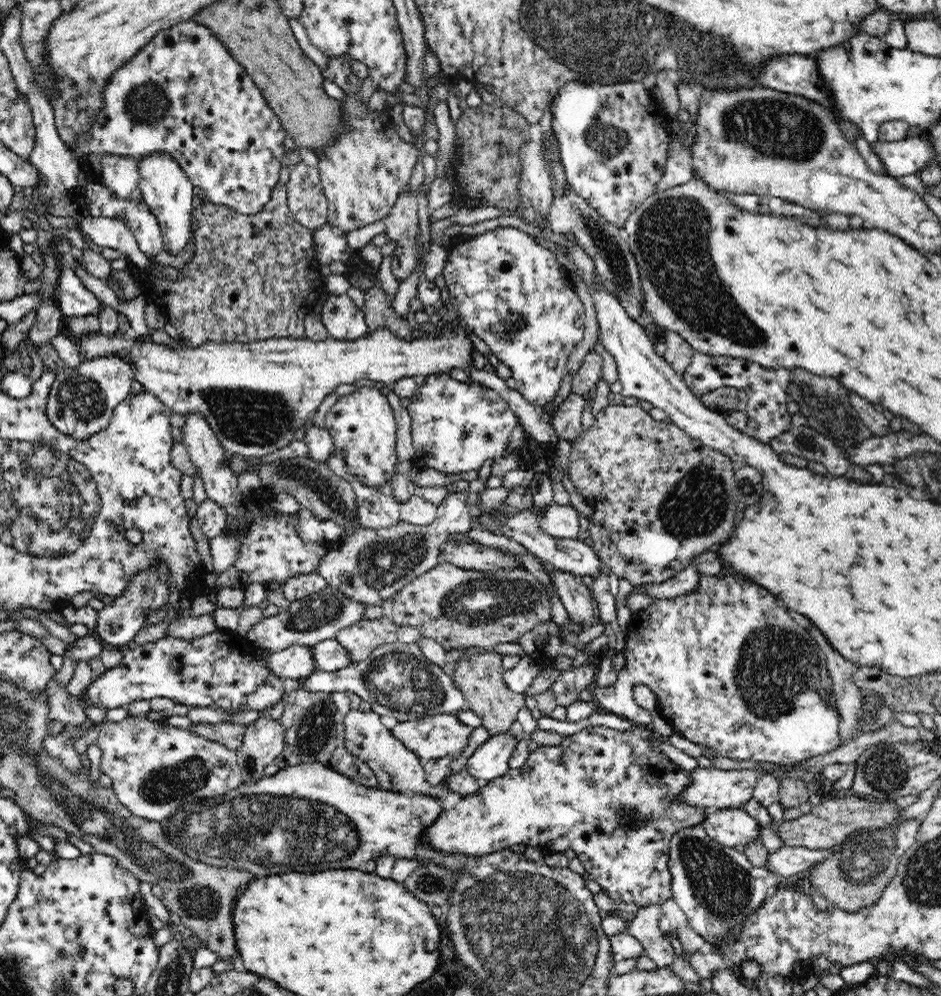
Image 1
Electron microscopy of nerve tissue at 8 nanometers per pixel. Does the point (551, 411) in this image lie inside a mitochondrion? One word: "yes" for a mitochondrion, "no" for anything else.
no

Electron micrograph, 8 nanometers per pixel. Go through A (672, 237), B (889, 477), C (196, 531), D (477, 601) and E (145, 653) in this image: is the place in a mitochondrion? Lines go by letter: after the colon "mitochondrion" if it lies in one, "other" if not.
A: mitochondrion
B: other
C: other
D: mitochondrion
E: other

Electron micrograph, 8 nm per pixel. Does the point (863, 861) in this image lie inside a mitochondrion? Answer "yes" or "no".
yes

